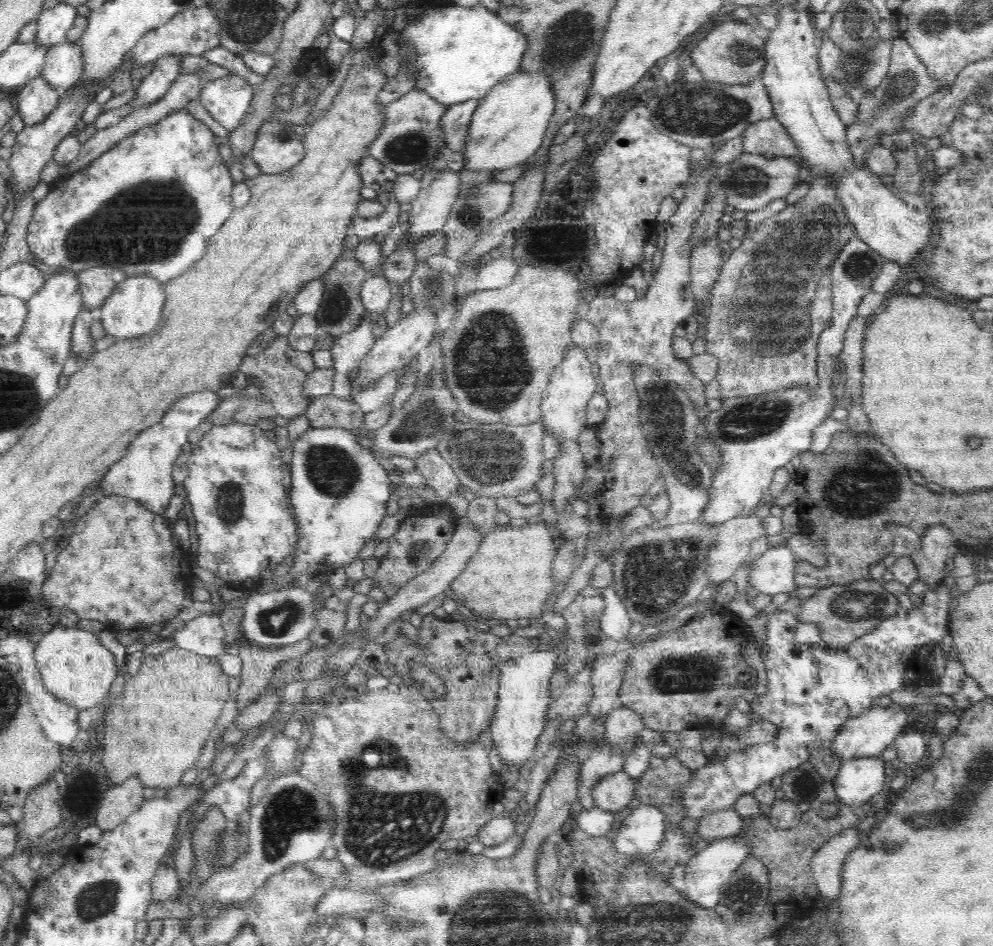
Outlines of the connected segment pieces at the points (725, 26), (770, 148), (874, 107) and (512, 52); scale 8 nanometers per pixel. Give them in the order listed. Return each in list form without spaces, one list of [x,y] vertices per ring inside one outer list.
[[[720,22],[720,26],[715,26],[713,30],[706,35],[702,42],[690,52],[692,62],[702,73],[703,80],[713,84],[722,85],[743,85],[746,83],[755,83],[759,74],[763,71],[766,64],[765,39],[760,36],[758,27],[749,25],[746,22]]]
[[[774,117],[764,120],[759,120],[754,124],[746,127],[746,130],[741,134],[742,136],[742,152],[748,154],[760,154],[768,158],[770,154],[773,157],[786,156],[795,157],[797,154],[797,148],[791,136],[786,132],[784,125],[780,120],[776,120]]]
[[[900,36],[892,39],[892,54],[889,72],[880,86],[872,92],[866,92],[858,104],[856,122],[846,126],[846,142],[854,163],[865,166],[864,155],[876,144],[880,144],[884,136],[893,136],[901,130],[903,120],[923,98],[938,91],[936,79],[931,77],[924,63],[915,50]]]
[[[445,2],[428,7],[397,34],[400,57],[408,50],[416,54],[410,66],[416,74],[413,90],[429,94],[444,106],[481,100],[495,84],[519,71],[527,47],[526,37],[519,29],[506,24],[480,4],[462,7],[455,2]]]

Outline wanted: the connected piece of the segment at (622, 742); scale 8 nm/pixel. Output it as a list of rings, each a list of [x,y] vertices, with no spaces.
[[[620,706],[608,714],[604,721],[605,741],[613,750],[621,752],[632,750],[636,745],[638,733],[644,728],[641,717],[636,711]]]

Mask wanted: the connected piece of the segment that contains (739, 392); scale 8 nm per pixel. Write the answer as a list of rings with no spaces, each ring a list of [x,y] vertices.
[[[818,176],[808,181],[810,188],[808,194],[793,205],[786,205],[778,214],[763,220],[758,227],[753,229],[741,239],[738,248],[727,253],[720,275],[710,292],[710,316],[706,322],[705,353],[712,354],[718,358],[718,370],[715,379],[718,381],[720,390],[720,400],[730,399],[736,396],[760,396],[760,394],[772,394],[772,392],[782,392],[794,386],[805,386],[809,392],[814,392],[818,388],[817,373],[817,346],[820,334],[827,328],[833,314],[833,293],[831,290],[831,270],[832,264],[836,262],[840,251],[850,239],[857,236],[855,228],[848,220],[844,212],[843,204],[839,201],[839,196],[835,193],[835,180],[831,176]]]

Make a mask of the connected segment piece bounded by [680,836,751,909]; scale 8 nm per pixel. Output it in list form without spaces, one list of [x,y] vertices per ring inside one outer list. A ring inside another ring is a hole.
[[[728,836],[728,838],[718,838],[696,854],[685,864],[684,879],[680,886],[685,897],[704,908],[714,909],[718,904],[720,892],[723,887],[731,880],[734,871],[740,866],[741,862],[751,854],[749,842],[742,836]]]

